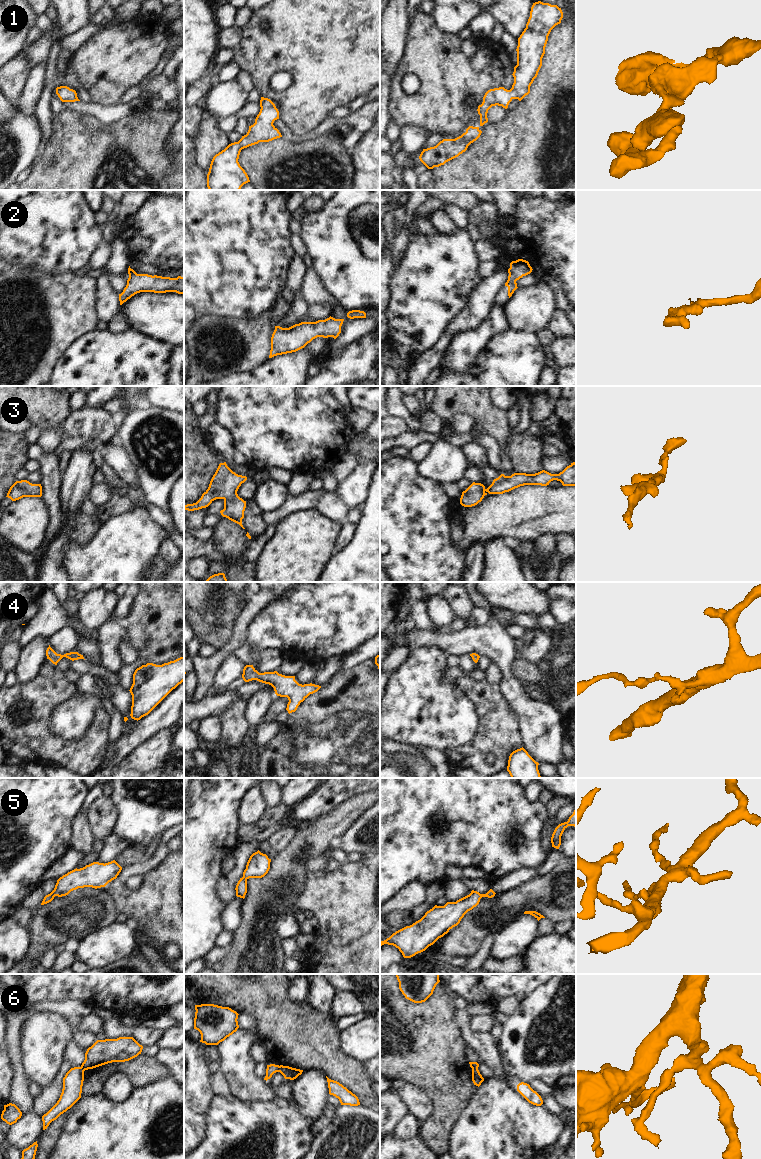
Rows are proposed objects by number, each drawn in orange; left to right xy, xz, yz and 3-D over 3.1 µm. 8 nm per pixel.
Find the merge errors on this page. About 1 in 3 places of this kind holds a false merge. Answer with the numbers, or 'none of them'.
6.

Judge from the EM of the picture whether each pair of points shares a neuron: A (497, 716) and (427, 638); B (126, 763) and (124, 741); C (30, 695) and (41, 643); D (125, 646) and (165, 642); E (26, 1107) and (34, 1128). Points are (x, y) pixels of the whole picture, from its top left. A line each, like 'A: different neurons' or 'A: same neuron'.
A: different neurons
B: different neurons
C: different neurons
D: different neurons
E: different neurons

